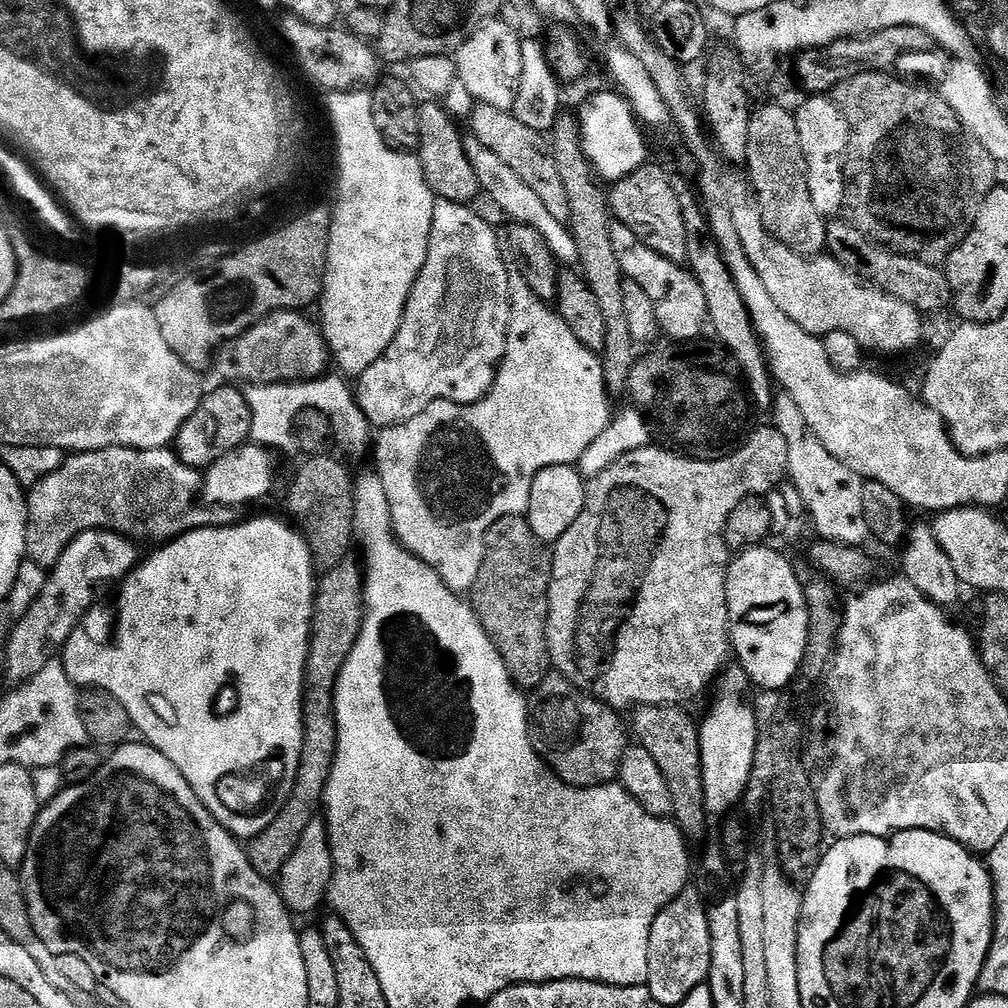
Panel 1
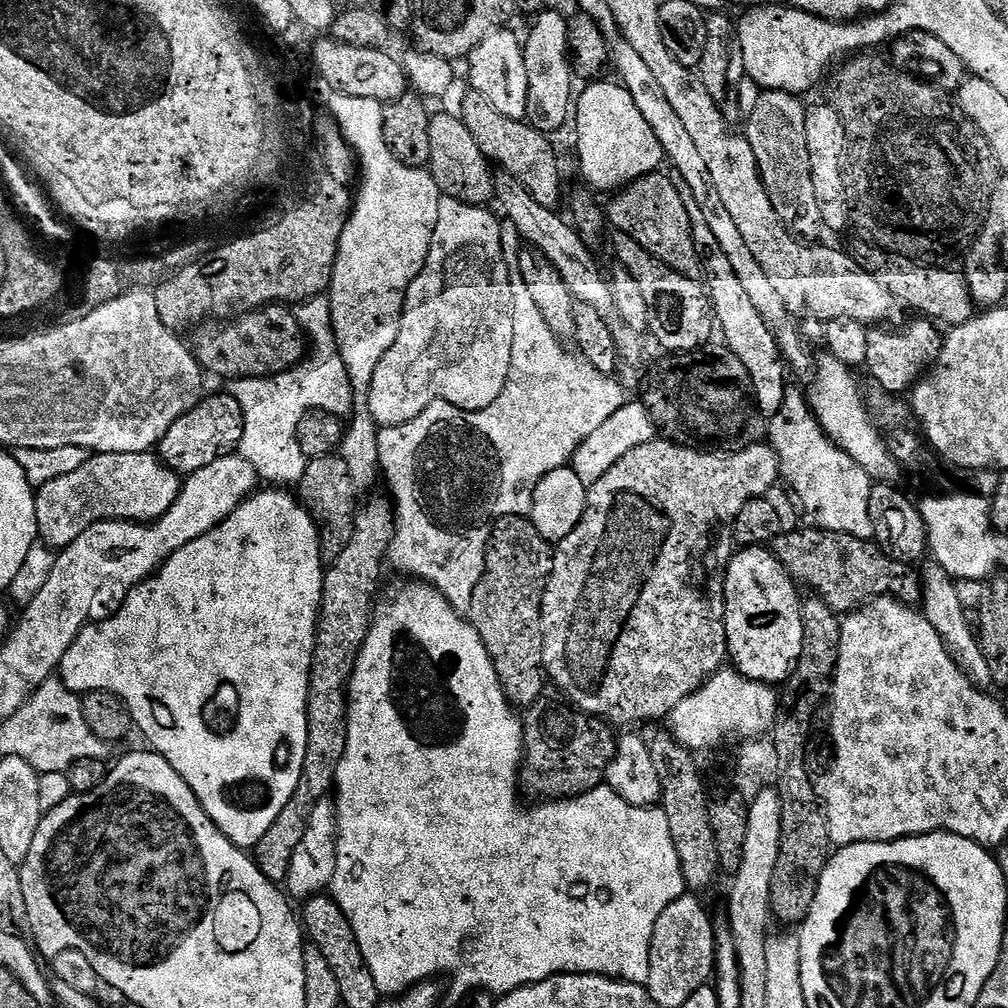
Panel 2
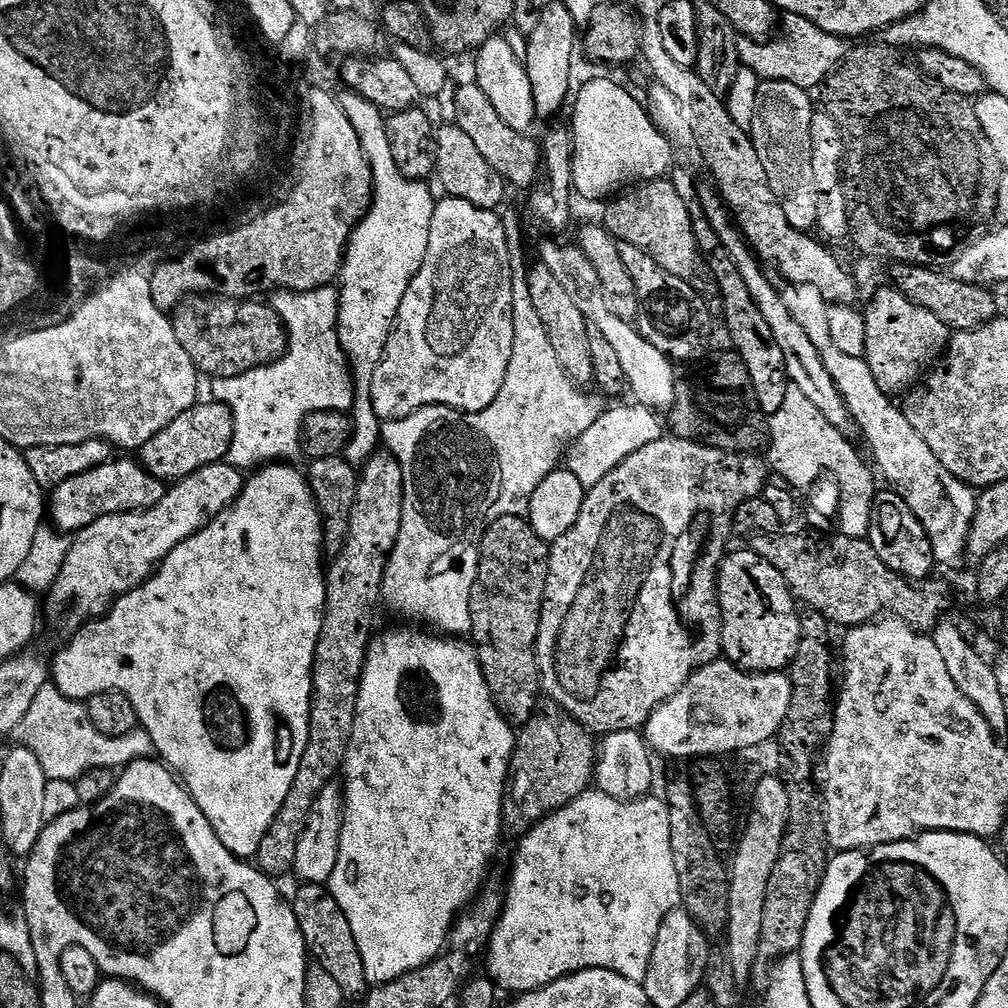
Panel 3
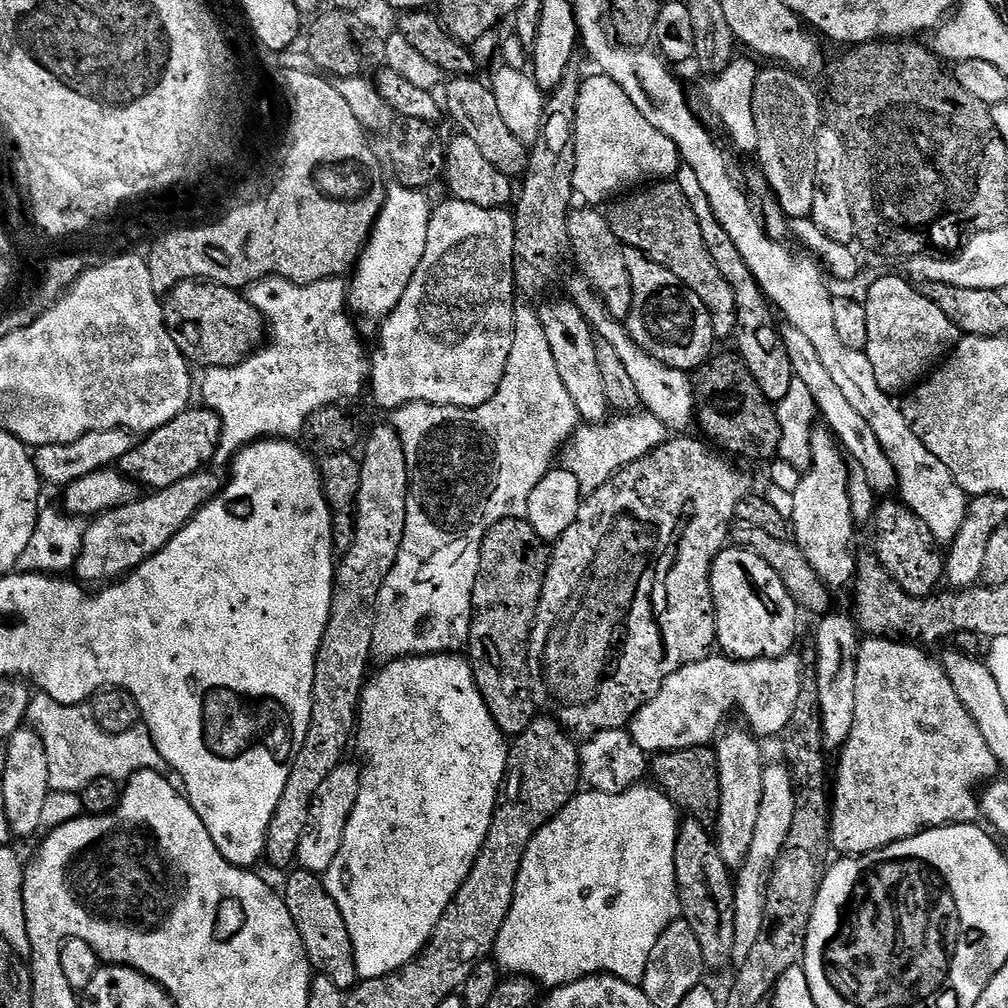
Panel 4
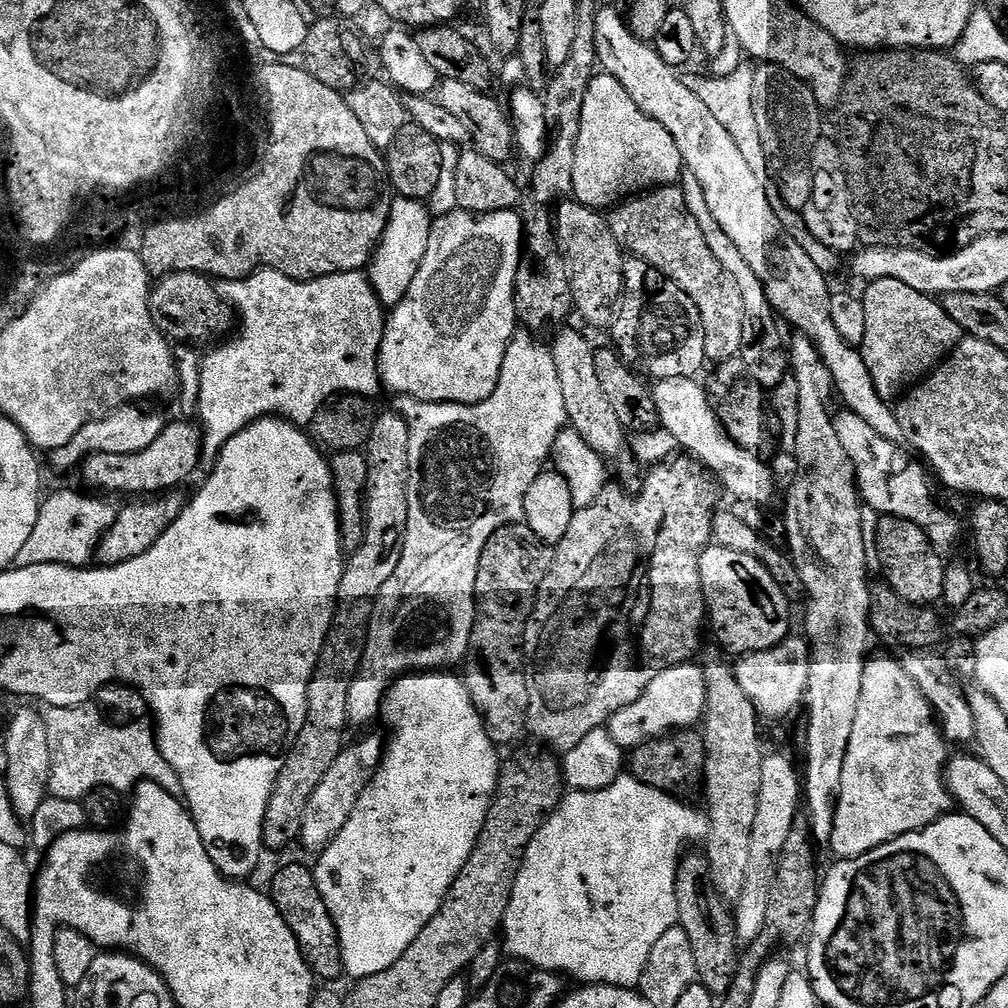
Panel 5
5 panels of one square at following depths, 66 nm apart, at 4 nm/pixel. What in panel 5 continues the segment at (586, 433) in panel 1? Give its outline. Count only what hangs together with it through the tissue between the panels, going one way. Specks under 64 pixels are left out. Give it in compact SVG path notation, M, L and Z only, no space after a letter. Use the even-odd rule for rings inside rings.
M528 330L517 331L516 335L512 337L510 346L506 350L506 358L502 362L498 386L494 390L494 394L490 394L490 398L486 398L481 404L435 404L425 400L416 400L412 396L395 397L394 411L408 423L410 430L406 542L402 550L402 562L398 562L398 570L394 570L394 574L390 574L390 582L386 582L386 586L382 586L376 599L376 609L368 627L368 641L366 642L364 657L360 663L360 671L357 672L348 695L349 725L368 724L375 716L377 719L381 715L384 707L384 696L388 693L393 680L417 672L448 670L453 667L451 664L457 663L456 665L459 665L468 655L470 638L476 621L476 579L478 578L478 562L482 558L482 550L488 539L502 526L523 521L526 490L530 490L530 486L539 478L540 473L545 471L546 461L552 455L554 442L558 438L558 434L563 432L568 424L566 402L562 399L562 385L558 382L558 370L554 370L552 349L545 343L544 345L539 344L535 338L537 337Z

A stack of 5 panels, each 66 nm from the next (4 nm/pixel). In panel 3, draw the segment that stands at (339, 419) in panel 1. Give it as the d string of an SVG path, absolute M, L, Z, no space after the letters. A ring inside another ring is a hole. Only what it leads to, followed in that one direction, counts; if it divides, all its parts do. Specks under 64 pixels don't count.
M329 286L309 292L277 291L271 297L270 303L288 330L288 349L284 351L283 356L272 364L255 368L246 374L211 381L211 399L225 404L232 411L234 436L228 447L226 462L239 469L245 467L244 463L256 464L252 466L264 466L269 462L280 462L285 459L284 404L309 404L307 407L312 410L325 408L331 412L347 413L354 402L356 388L352 384L352 369L342 350L342 342L338 338L336 329L340 309L340 297L337 289Z

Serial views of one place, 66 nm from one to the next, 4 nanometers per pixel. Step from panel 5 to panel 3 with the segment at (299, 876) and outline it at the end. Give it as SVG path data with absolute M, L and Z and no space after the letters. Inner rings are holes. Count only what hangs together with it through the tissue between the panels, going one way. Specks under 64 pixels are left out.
M301 883L299 887L296 897L291 897L290 903L294 918L298 918L309 957L337 980L345 998L363 997L370 988L366 966L362 966L362 954L358 950L358 942L354 942L354 930L350 930L350 922L346 922L342 906L338 906L331 891L323 884Z

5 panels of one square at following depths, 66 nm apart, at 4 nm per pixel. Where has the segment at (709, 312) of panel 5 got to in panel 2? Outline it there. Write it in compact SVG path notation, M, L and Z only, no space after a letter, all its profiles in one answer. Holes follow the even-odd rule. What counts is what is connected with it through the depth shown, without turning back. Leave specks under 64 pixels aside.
M657 170L648 176L639 177L627 187L620 188L611 198L613 200L606 204L606 220L611 227L613 224L616 232L634 238L638 246L645 248L663 264L669 264L676 272L689 276L691 280L701 279L689 215L667 174Z

